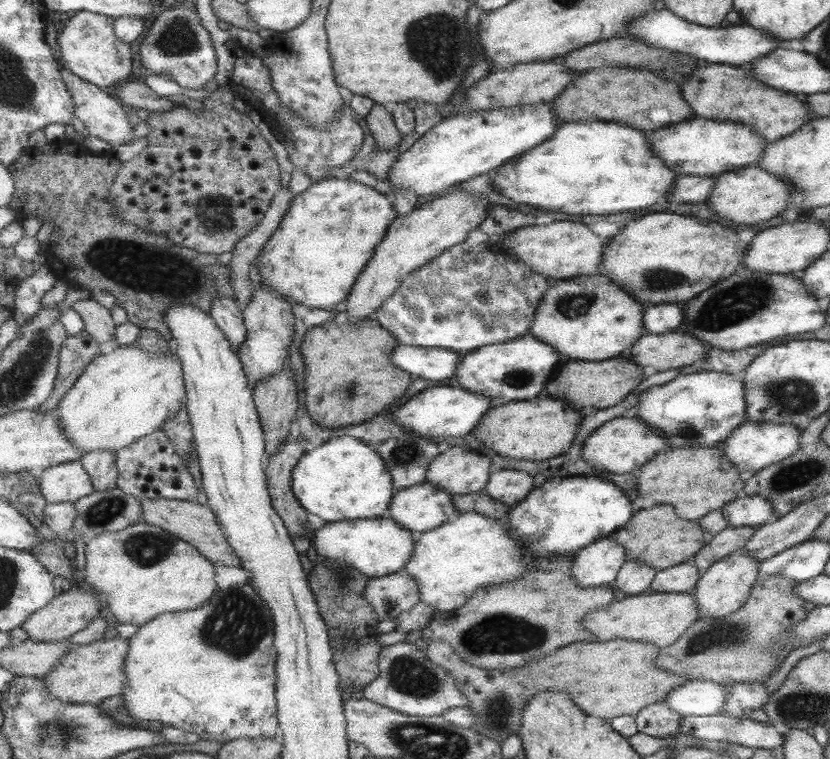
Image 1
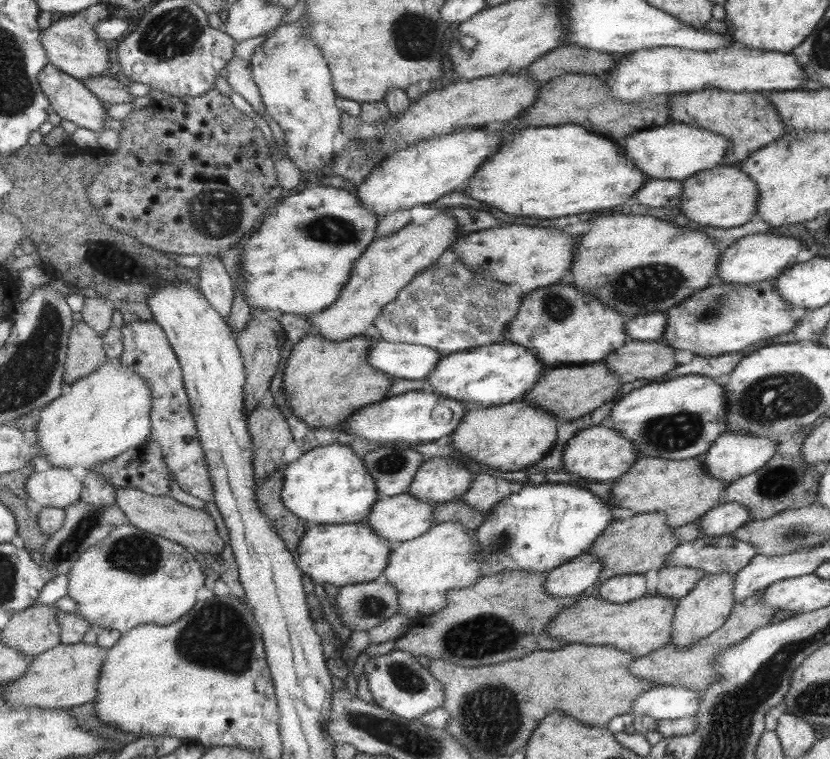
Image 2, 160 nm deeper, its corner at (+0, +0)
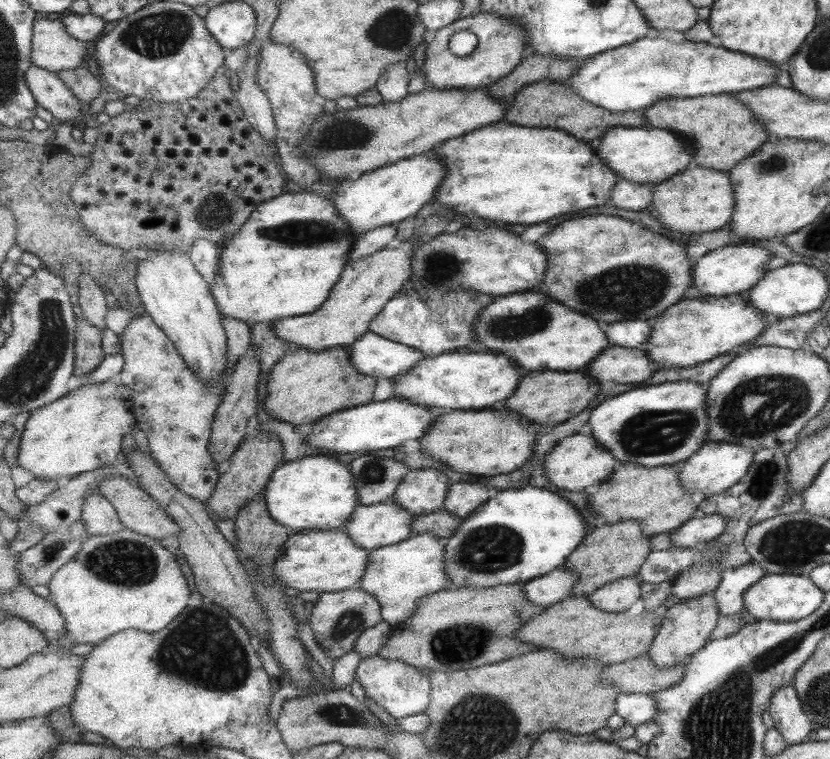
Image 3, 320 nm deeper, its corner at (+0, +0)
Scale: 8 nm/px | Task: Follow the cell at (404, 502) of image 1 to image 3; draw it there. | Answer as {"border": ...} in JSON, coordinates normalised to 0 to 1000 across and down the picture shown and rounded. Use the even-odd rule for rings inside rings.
{"border":[[[475,661],[433,664],[414,696],[430,717],[446,727],[495,709],[500,704],[500,681],[498,675]]]}

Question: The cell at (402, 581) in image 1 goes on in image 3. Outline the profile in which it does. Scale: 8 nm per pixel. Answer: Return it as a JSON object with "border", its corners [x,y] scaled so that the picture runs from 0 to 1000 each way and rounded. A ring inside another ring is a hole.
{"border":[[[431,773],[408,780],[386,781],[373,806],[373,827],[392,863],[404,870],[425,858],[433,838],[461,818],[461,801],[454,785]]]}

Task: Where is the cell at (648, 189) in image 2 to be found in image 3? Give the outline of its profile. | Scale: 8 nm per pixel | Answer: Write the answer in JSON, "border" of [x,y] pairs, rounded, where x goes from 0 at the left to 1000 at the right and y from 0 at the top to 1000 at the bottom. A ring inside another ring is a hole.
{"border":[[[745,233],[731,267],[751,277],[778,277],[784,269],[786,241],[765,242]]]}

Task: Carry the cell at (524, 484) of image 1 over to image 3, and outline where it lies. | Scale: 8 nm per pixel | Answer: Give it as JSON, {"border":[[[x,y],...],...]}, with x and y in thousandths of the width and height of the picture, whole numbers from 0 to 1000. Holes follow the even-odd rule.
{"border":[[[546,636],[542,639],[534,671],[551,682],[559,684],[590,657],[588,644],[582,638]]]}

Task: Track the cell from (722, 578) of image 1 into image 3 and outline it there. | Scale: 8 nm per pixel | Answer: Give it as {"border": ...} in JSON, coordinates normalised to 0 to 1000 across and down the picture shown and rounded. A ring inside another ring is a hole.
{"border":[[[860,781],[839,785],[837,788],[811,791],[801,804],[798,823],[789,835],[788,846],[780,859],[792,881],[813,879],[843,858],[854,845],[857,833],[864,826],[866,812],[865,793]]]}

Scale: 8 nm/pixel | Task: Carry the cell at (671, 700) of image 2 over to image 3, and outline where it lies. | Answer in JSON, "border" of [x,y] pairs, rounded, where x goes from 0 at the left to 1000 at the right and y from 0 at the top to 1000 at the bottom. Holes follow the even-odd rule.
{"border":[[[746,913],[741,925],[741,938],[752,949],[753,955],[767,957],[786,949],[792,938],[783,914]]]}

